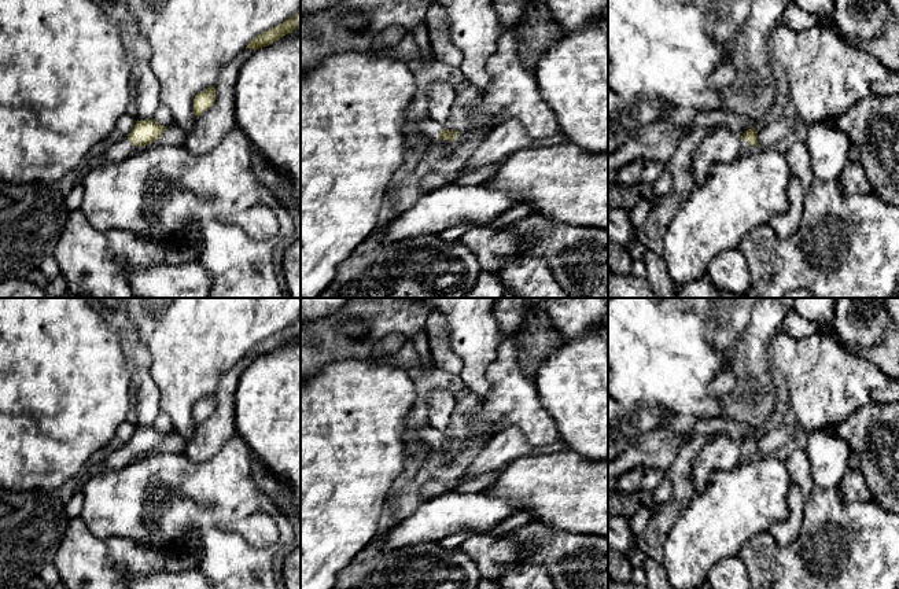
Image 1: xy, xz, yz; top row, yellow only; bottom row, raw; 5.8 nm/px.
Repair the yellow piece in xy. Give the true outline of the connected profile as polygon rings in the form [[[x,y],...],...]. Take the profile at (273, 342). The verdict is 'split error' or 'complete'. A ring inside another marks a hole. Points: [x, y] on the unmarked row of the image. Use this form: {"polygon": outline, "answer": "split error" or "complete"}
{"polygon": [[[301,319],[285,330],[269,336],[250,349],[246,356],[259,357],[279,349],[283,343],[292,340],[301,335]]], "answer": "complete"}

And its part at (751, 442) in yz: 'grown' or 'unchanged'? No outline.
grown

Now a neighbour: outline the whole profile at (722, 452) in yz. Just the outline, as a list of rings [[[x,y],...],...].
[[[726,432],[710,438],[693,463],[692,482],[696,494],[704,490],[714,471],[733,468],[740,463],[740,448],[741,442]]]

